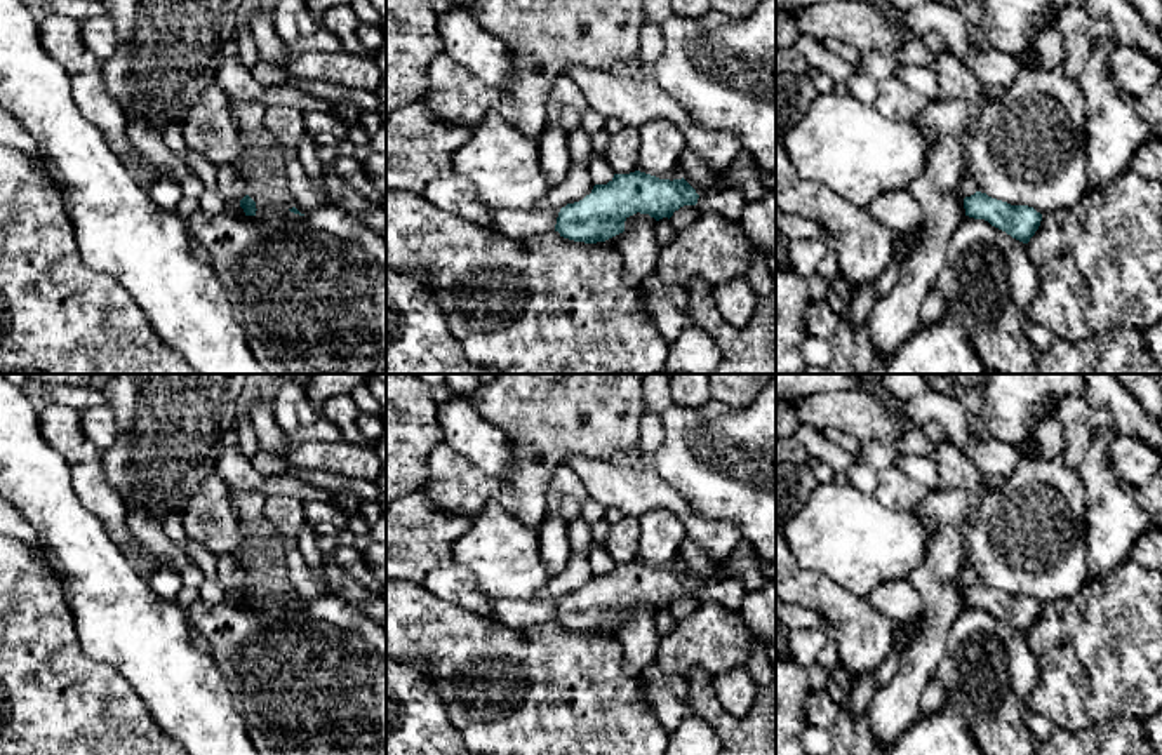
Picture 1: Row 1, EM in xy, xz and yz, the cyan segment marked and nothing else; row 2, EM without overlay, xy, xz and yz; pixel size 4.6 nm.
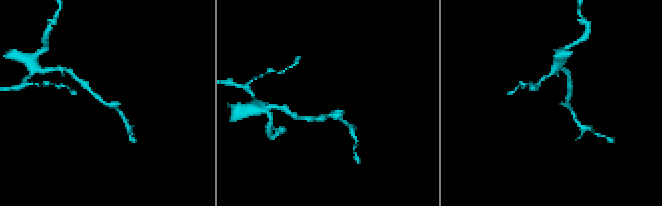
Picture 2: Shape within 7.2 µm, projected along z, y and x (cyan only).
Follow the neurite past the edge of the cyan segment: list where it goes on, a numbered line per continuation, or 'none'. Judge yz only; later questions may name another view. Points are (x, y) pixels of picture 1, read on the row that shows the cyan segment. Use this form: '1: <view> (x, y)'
none

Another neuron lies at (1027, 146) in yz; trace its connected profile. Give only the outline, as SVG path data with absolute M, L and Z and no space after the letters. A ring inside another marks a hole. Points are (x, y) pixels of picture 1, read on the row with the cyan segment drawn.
M1035 38L1016 57L1018 73L995 99L976 106L965 143L967 169L978 191L1040 214L1073 207L1089 191L1085 164L1085 94L1063 63L1052 70L1033 63Z

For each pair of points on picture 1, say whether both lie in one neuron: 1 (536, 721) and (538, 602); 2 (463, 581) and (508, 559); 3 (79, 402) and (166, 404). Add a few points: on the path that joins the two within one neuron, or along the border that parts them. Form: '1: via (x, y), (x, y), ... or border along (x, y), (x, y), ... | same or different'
1: border along (554, 618), (519, 630), (512, 630), (498, 621) | different
2: border along (454, 561), (493, 597) | different
3: border along (101, 392), (108, 406) | different

